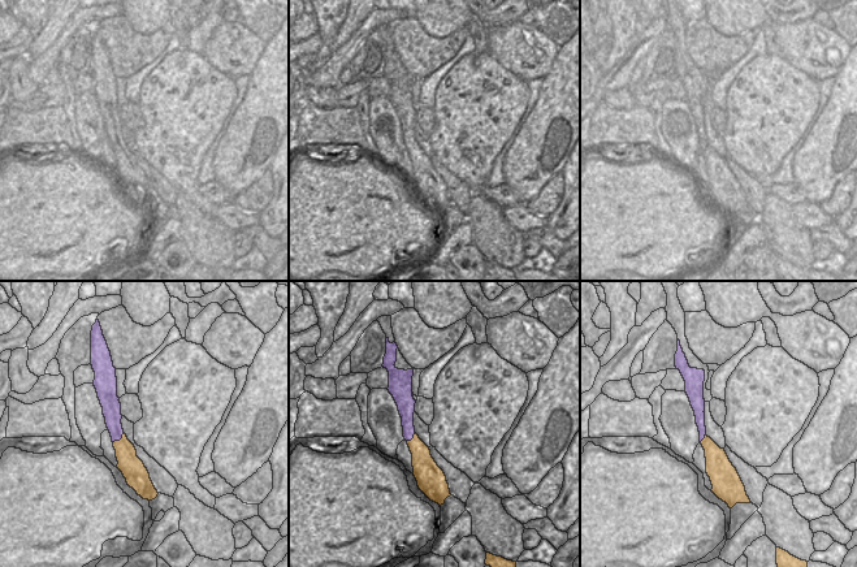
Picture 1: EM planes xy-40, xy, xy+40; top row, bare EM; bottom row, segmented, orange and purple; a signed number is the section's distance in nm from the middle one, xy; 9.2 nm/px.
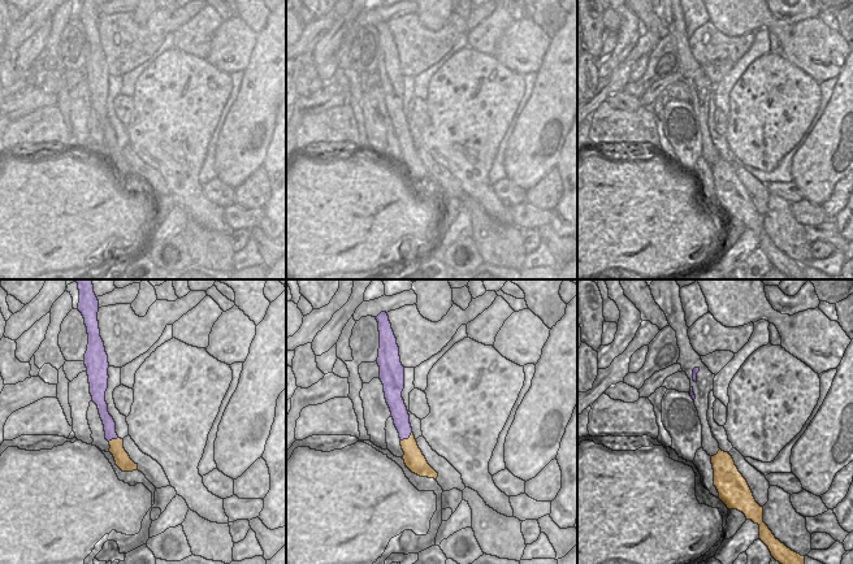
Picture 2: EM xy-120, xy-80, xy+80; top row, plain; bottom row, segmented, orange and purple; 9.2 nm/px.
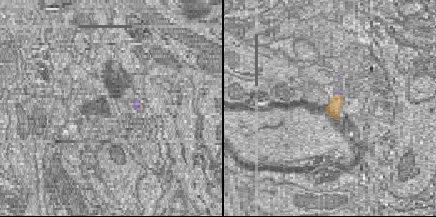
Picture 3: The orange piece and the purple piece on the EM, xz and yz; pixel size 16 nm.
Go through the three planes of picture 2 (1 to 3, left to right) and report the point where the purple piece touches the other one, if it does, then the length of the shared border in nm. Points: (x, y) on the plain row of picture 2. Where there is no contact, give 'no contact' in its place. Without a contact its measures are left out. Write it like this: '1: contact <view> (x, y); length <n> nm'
1: contact xy-120 (112, 148); length 100 nm
2: contact xy-80 (408, 147); length 140 nm
3: no contact

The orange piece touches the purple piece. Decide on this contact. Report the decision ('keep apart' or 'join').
join

